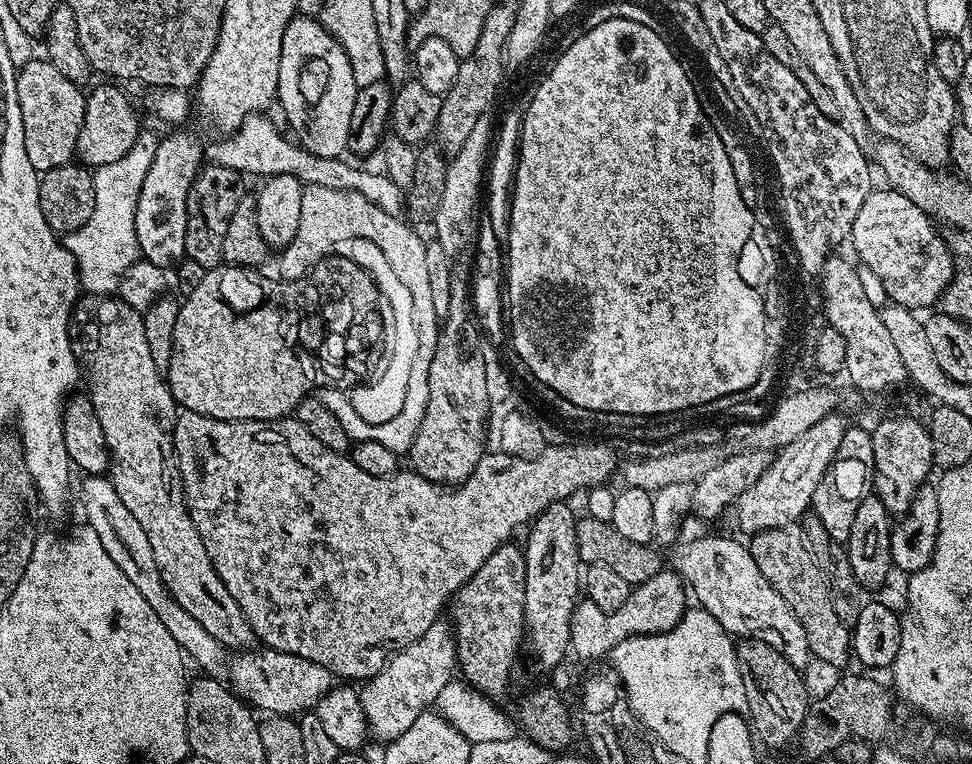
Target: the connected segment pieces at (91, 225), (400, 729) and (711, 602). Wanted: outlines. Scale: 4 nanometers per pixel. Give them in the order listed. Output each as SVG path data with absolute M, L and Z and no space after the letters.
M142 134L118 158L109 164L101 164L92 172L94 182L94 210L81 228L67 233L62 243L75 260L78 284L88 294L112 294L120 287L121 276L138 258L136 246L136 207L142 182L146 182L146 170L154 162L157 137Z
M437 622L406 650L396 653L388 664L359 689L360 705L364 711L366 728L382 742L398 739L412 726L419 715L435 705L442 690L453 680L457 671L456 644L449 625Z
M706 536L683 542L682 540L677 541L669 551L673 564L671 567L686 581L691 595L695 600L697 598L697 605L707 610L724 628L725 632L732 636L738 636L738 633L746 630L750 632L772 630L779 634L781 638L778 638L783 645L807 647L806 634L802 629L802 624L794 618L793 612L786 606L782 596L766 581L765 576L758 569L757 563L754 562L751 549L745 543L742 545L732 538L720 536Z

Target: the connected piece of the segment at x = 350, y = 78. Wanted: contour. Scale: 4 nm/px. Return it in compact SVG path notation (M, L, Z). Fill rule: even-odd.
M293 16L282 34L276 94L286 110L288 128L308 140L306 148L313 157L339 157L347 149L356 91L354 70L343 43L319 19Z

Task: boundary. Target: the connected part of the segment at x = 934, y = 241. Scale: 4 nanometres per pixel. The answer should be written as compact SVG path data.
M871 191L853 220L850 245L852 244L853 250L856 251L855 259L879 277L891 303L901 304L904 308L921 310L920 308L928 308L931 304L933 307L939 301L948 281L952 279L954 268L944 242L926 213L920 209L916 212L892 212L896 210L896 206L900 206L903 197L902 194L892 191Z

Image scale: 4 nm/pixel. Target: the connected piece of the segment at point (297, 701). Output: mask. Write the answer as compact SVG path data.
M267 646L257 649L238 655L228 666L228 675L230 674L230 681L228 682L232 691L251 707L258 710L260 708L262 712L273 715L298 714L315 707L317 701L331 688L331 673L324 667L318 666L317 663L310 662L309 659L299 658L298 655L276 651Z

